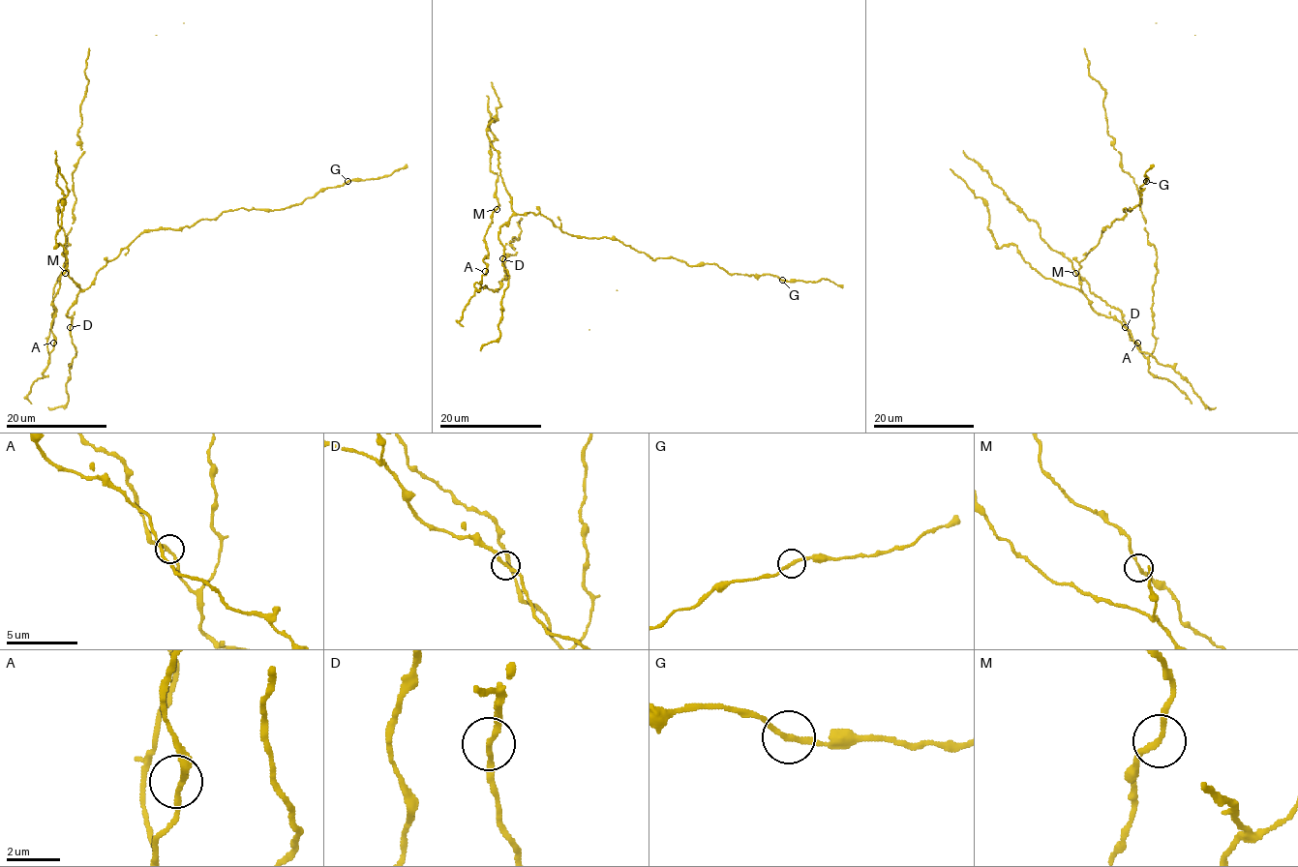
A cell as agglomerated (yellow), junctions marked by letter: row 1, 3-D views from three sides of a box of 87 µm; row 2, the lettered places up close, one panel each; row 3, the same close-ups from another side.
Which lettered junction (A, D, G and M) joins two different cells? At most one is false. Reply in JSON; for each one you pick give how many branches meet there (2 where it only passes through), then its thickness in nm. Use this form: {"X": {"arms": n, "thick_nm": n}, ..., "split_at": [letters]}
{"split_at": []}

